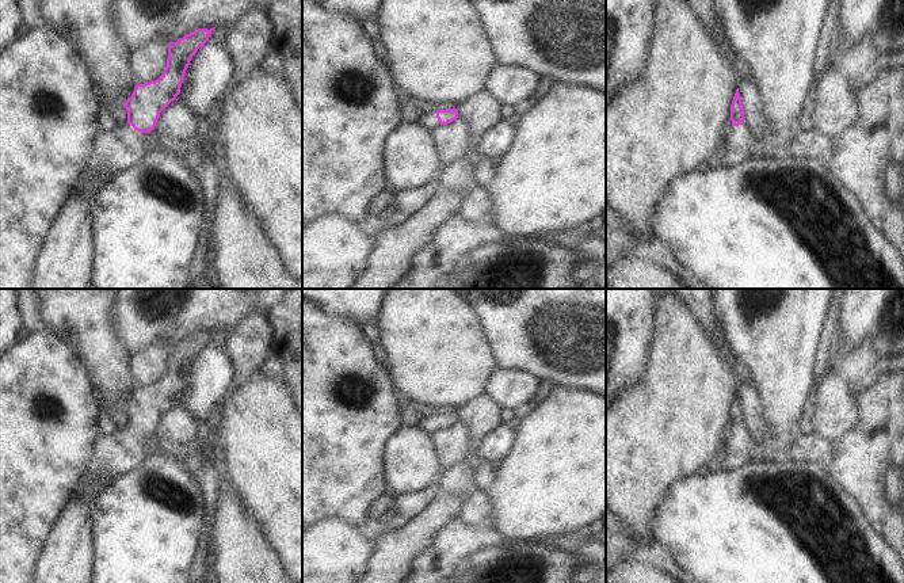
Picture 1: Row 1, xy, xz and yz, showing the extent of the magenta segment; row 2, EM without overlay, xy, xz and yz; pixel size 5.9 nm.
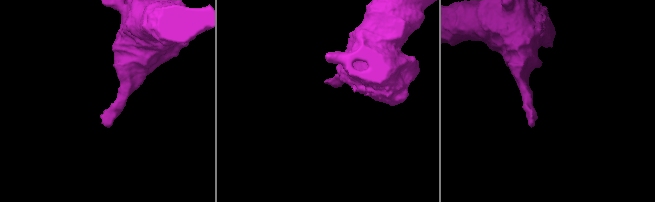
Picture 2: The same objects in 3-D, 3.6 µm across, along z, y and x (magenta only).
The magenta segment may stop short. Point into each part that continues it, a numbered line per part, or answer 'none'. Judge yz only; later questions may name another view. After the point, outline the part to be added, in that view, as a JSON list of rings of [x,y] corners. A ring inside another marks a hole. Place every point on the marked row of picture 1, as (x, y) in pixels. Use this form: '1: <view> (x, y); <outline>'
1: yz (740, 145); [[[745,122],[731,127],[731,134],[724,142],[726,145],[725,165],[735,167],[752,156],[755,141]]]

